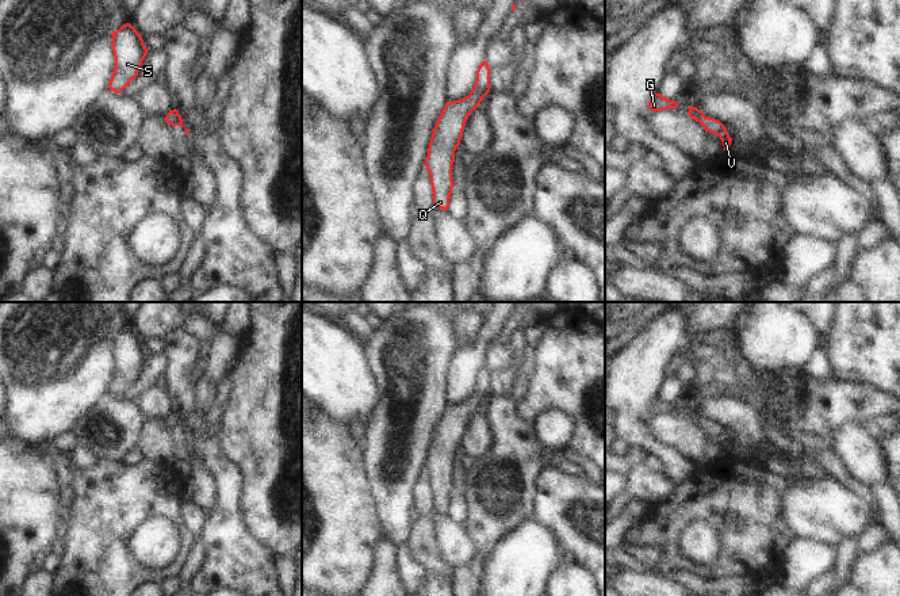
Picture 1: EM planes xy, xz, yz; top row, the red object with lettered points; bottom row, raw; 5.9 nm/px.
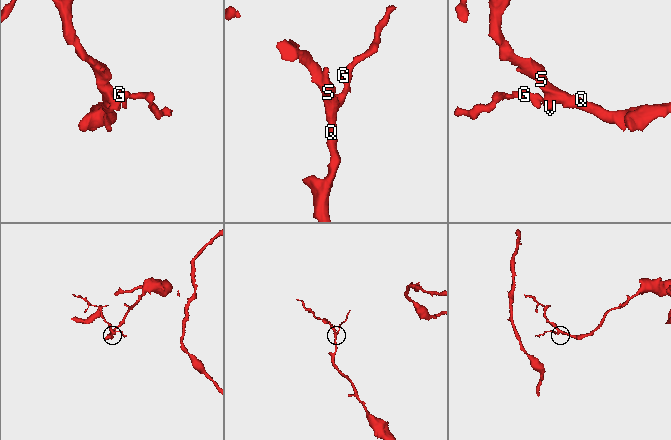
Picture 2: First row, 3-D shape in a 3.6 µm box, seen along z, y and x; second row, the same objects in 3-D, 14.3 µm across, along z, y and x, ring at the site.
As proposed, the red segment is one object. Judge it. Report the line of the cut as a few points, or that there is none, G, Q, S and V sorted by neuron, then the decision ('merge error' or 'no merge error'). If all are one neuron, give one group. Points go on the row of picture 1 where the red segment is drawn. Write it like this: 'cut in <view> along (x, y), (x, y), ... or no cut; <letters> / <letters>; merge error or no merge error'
no cut; G Q S V; no merge error

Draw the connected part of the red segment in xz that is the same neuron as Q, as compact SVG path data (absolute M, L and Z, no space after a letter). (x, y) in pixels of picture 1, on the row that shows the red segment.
M483 61L476 70L476 80L468 96L447 102L441 111L428 148L425 167L430 175L433 207L448 210L452 188L452 164L455 150L460 145L470 114L490 92L490 68Z

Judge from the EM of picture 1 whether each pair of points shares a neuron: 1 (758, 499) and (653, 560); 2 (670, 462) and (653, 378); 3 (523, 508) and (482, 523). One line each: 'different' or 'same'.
1: different
2: same
3: same

